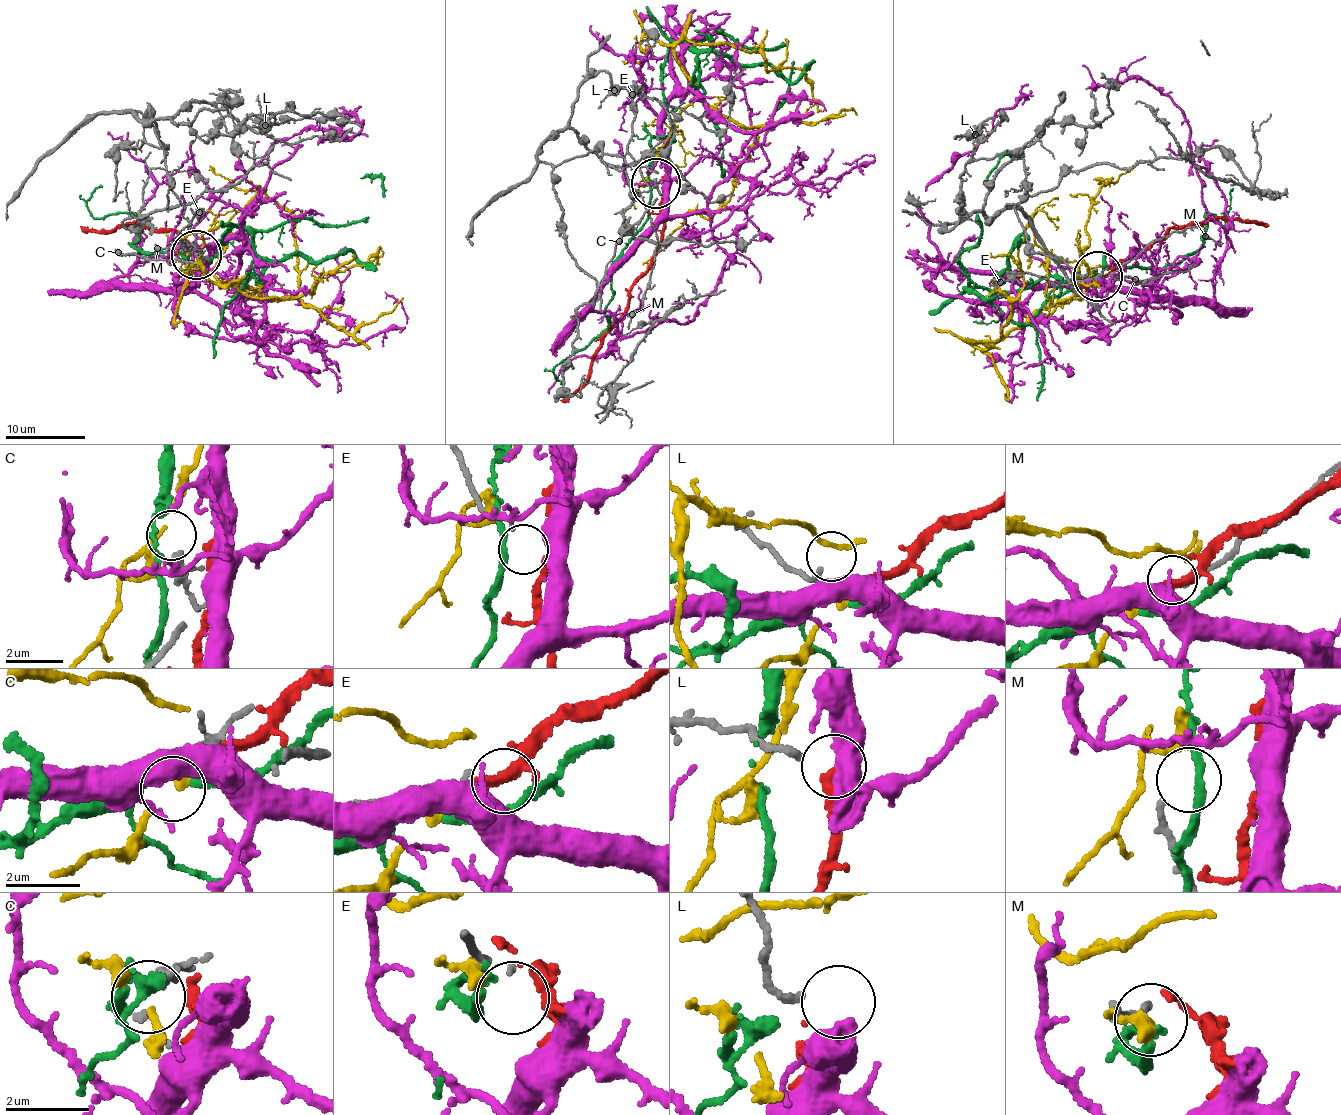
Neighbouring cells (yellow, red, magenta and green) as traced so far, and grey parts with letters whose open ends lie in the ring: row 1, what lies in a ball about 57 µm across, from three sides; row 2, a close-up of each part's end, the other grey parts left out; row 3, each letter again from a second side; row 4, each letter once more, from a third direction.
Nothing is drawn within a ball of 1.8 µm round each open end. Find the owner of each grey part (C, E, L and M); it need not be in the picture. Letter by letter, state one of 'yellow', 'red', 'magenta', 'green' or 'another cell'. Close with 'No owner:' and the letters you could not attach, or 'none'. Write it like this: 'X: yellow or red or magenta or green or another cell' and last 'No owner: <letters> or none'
C: another cell
E: another cell
L: another cell
M: yellow
No owner: C, E, L

